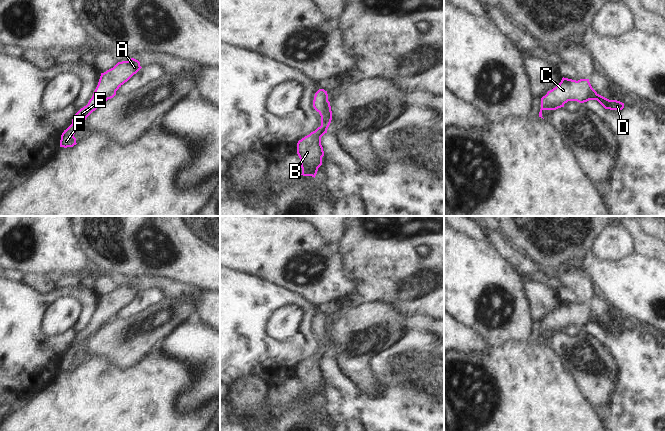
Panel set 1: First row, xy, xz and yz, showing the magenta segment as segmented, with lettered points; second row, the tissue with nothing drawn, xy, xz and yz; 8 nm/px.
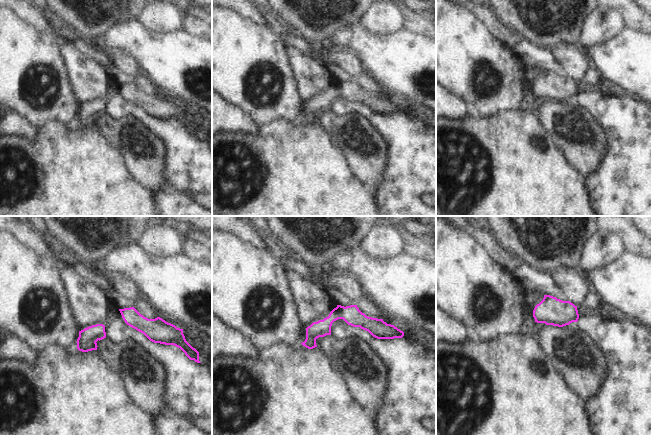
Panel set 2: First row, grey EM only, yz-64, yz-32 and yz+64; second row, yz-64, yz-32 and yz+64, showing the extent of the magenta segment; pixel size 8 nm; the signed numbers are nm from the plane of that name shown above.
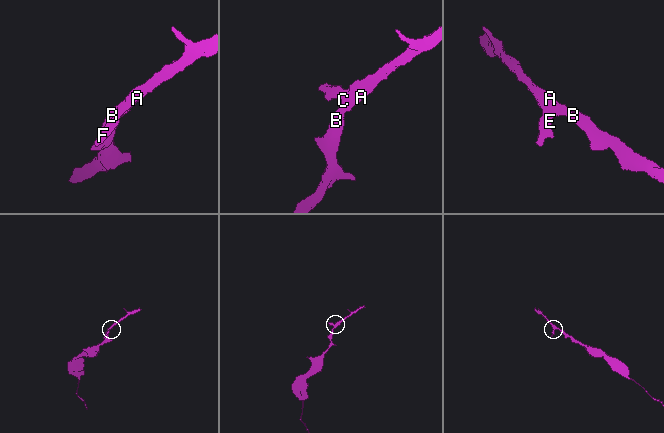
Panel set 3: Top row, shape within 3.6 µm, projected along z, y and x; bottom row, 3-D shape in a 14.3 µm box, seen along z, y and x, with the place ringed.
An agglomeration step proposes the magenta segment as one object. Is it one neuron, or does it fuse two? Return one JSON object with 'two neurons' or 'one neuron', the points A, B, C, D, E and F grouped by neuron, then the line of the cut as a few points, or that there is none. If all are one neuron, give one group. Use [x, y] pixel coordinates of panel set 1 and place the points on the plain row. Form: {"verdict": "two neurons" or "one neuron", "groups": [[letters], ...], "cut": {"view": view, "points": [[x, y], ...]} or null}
{"verdict": "one neuron", "groups": [["A", "B", "C", "D", "E", "F"]], "cut": null}

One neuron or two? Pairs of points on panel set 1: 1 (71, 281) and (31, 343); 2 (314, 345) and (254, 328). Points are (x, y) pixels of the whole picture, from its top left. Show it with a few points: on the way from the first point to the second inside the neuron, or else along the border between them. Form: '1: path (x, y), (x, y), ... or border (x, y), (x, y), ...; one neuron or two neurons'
1: border (78, 284), (55, 288); two neurons
2: path (299, 346), (272, 346), (269, 343); one neuron

